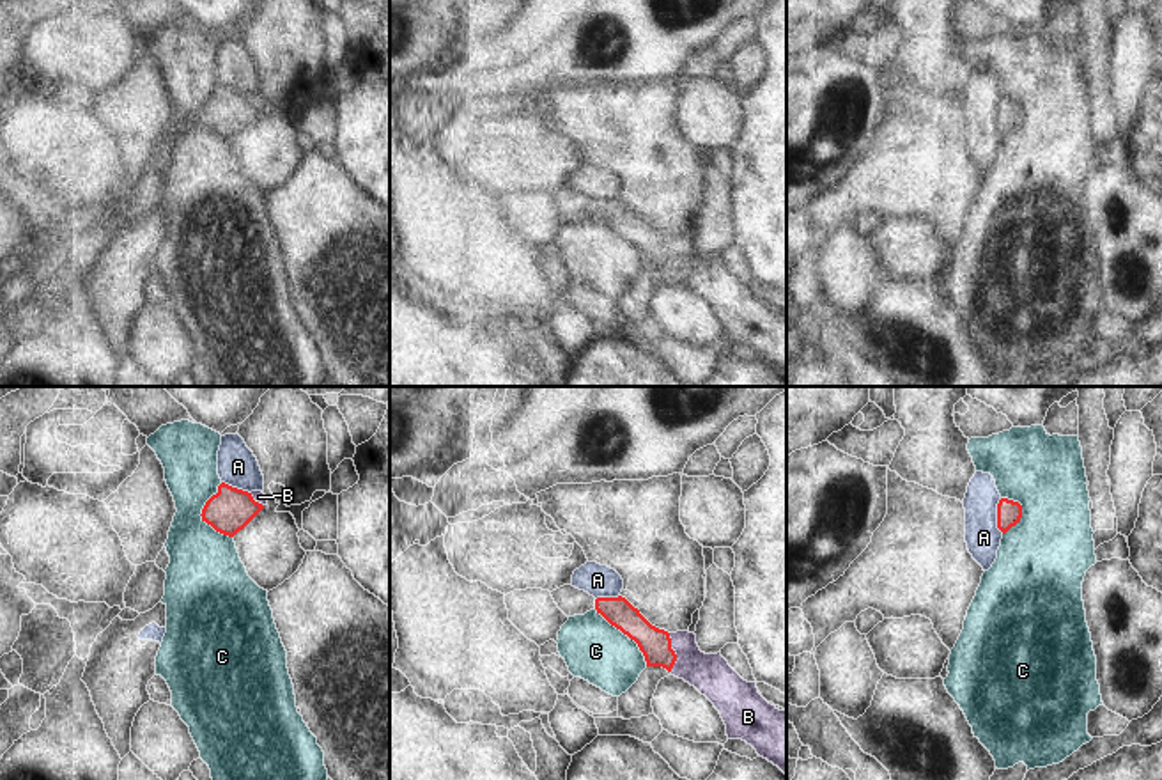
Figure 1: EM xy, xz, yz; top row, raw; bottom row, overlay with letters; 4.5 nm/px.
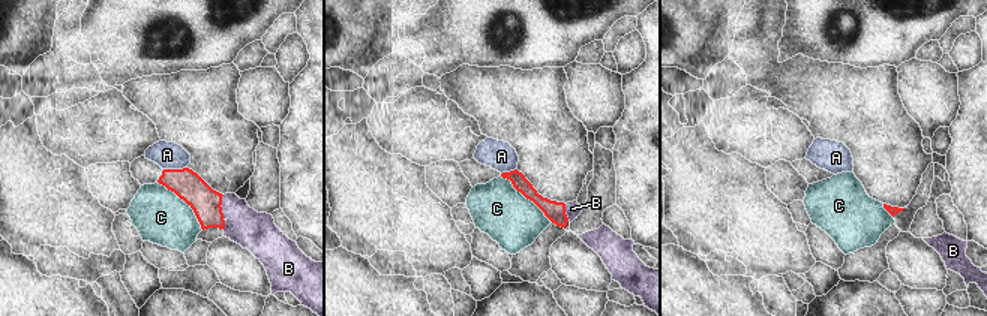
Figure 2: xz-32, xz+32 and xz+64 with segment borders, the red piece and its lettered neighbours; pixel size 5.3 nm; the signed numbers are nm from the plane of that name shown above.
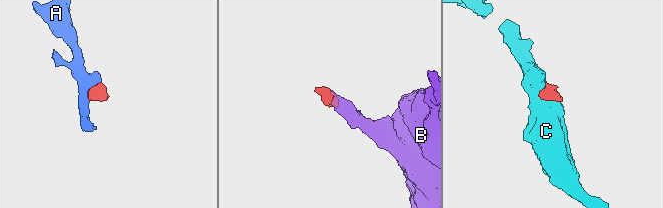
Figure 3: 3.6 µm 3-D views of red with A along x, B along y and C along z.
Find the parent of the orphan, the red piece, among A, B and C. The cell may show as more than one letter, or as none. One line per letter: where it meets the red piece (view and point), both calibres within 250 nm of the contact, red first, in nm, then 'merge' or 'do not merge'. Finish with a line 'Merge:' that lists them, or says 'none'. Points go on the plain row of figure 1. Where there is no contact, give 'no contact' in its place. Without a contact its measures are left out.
A: yz (998, 119) | 110/160 nm | do not merge
B: xz (673, 256) | 140/190 nm | merge
C: xy (201, 117) | 200/320 nm | do not merge
Merge: B

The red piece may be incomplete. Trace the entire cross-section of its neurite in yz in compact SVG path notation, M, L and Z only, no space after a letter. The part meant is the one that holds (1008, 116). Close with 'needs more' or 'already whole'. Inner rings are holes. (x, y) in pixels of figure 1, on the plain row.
M1001 101L997 106L997 131L1006 136L1022 121L1022 108L1019 105Z | already whole

